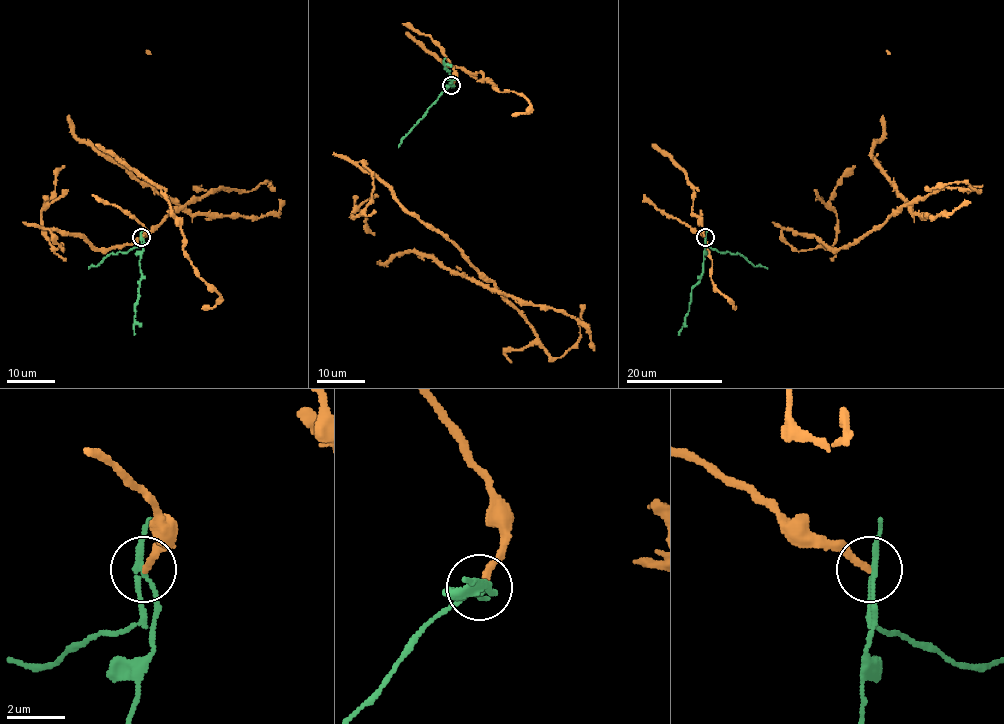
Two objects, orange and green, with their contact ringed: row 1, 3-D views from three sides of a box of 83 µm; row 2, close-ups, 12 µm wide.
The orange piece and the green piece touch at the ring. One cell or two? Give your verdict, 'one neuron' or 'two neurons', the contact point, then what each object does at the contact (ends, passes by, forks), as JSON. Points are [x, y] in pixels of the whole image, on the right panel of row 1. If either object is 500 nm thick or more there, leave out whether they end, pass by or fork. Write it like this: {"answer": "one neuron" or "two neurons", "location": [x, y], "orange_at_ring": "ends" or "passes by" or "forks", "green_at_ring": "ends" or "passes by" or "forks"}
{"answer": "two neurons", "location": [705, 237], "orange_at_ring": "ends", "green_at_ring": "passes by"}

